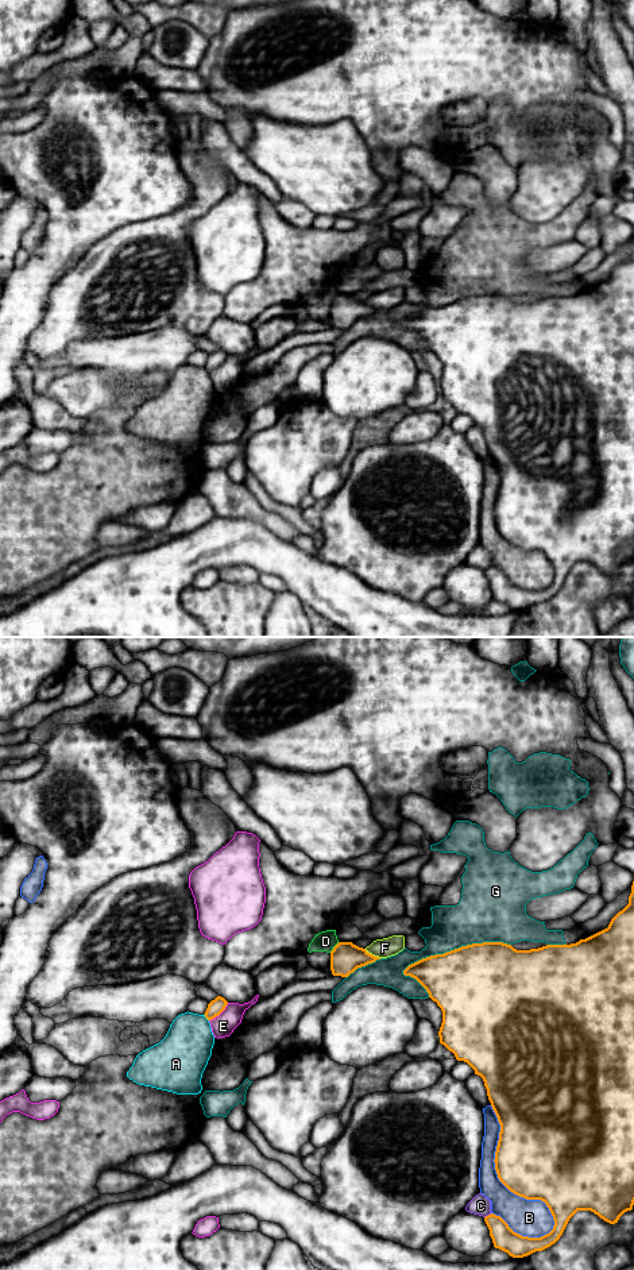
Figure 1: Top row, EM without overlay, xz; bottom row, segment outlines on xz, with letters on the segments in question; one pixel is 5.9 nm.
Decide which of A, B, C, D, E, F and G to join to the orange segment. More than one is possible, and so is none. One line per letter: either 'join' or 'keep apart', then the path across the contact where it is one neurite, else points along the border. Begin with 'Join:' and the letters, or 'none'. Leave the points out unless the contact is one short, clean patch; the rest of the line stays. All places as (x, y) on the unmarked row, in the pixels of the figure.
Join: none
A: keep apart
B: keep apart
C: keep apart
D: keep apart; border xz (339, 294), (329, 304)
E: keep apart
F: keep apart
G: keep apart

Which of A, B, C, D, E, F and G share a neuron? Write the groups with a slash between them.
A D / B / C / E / F / G

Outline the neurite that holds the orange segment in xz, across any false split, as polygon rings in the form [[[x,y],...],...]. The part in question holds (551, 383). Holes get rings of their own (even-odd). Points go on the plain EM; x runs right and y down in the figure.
[[[634,233],[629,256],[619,263],[608,279],[571,297],[546,297],[538,301],[517,302],[503,294],[483,294],[422,310],[403,323],[415,331],[442,363],[438,383],[440,395],[452,404],[457,413],[467,414],[480,428],[491,459],[500,476],[495,503],[495,522],[499,533],[514,547],[526,552],[541,552],[549,560],[554,578],[541,590],[522,588],[494,565],[484,570],[494,599],[513,610],[523,610],[554,597],[563,587],[569,571],[577,563],[591,563],[610,576],[633,561],[634,557]]]

